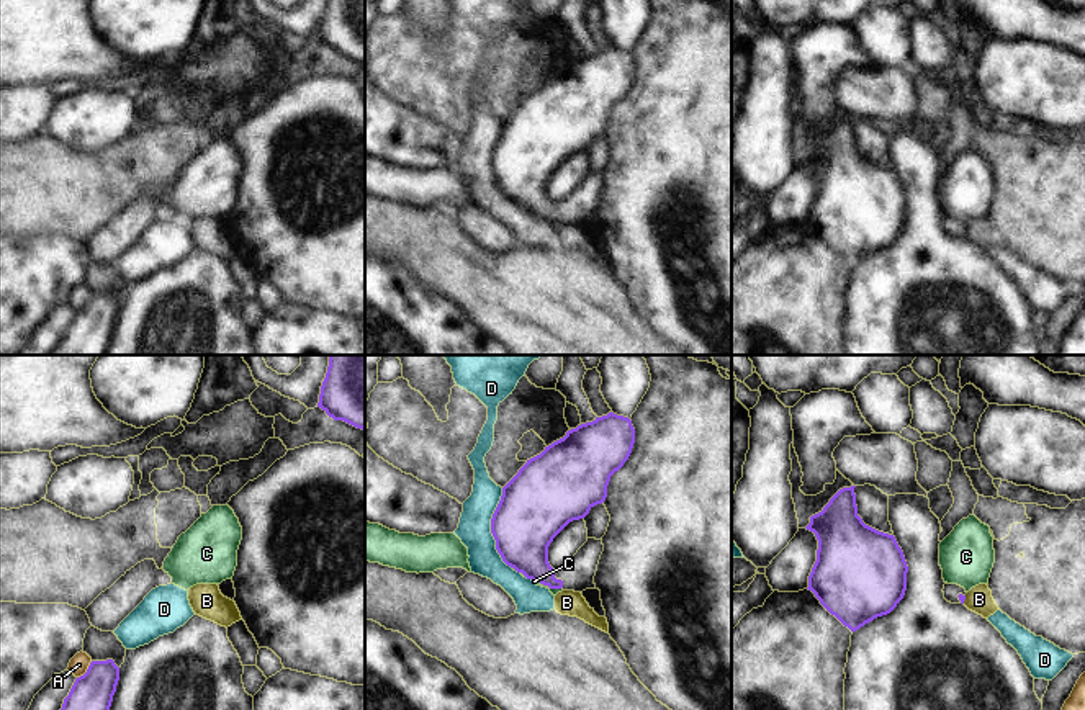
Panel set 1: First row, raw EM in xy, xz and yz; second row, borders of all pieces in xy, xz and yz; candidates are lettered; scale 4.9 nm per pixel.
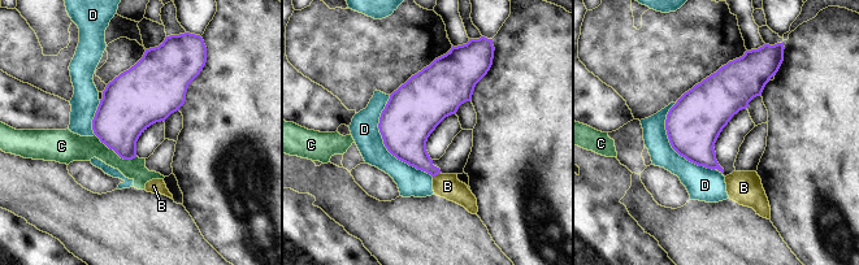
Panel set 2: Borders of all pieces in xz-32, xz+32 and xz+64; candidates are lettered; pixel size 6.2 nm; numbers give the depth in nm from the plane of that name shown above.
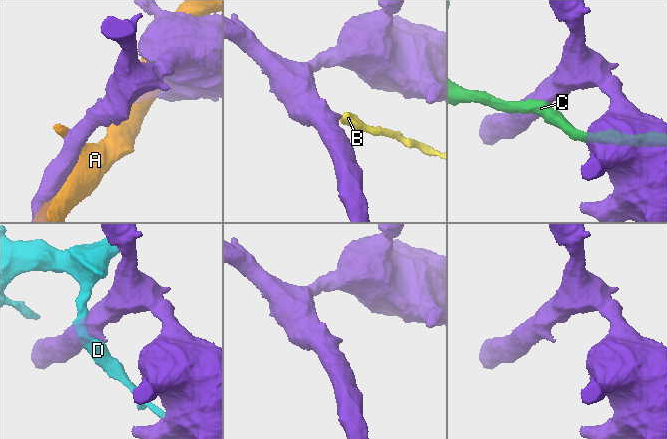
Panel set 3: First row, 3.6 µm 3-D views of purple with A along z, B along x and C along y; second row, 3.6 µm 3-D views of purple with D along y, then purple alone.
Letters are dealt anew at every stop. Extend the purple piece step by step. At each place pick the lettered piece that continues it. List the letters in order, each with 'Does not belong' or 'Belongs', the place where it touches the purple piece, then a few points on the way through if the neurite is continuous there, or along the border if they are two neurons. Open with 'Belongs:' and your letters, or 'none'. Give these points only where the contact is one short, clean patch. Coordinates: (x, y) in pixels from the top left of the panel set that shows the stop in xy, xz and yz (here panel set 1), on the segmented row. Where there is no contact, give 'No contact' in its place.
Belongs: none
A: Does not belong. Touches purple at xy (87, 671)
B: Does not belong. Touches purple at yz (964, 599). Boundary: yz (966, 596), (963, 602)
C: Does not belong. Touches purple at xz (547, 584)
D: Does not belong. Touches purple at xz (491, 529).

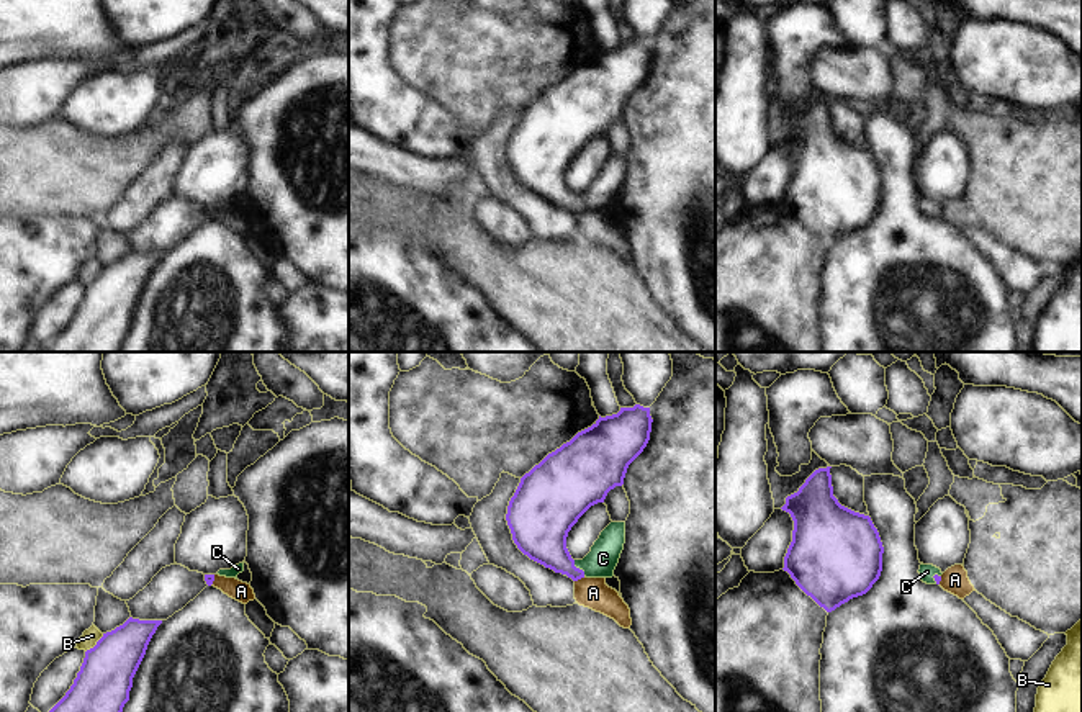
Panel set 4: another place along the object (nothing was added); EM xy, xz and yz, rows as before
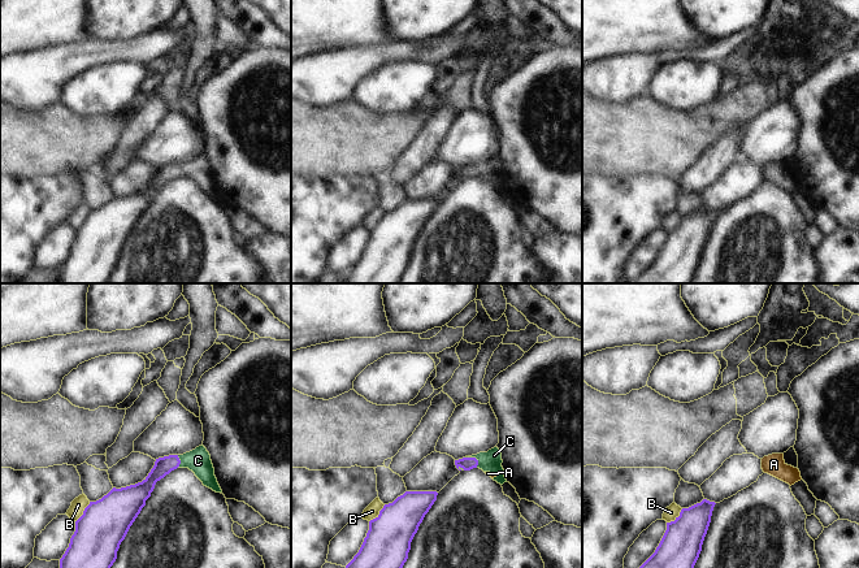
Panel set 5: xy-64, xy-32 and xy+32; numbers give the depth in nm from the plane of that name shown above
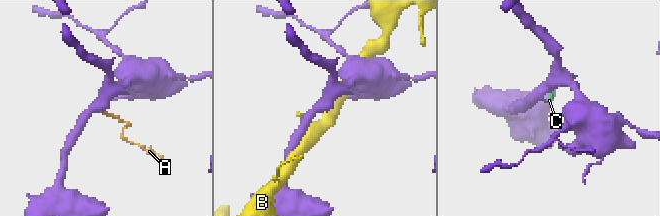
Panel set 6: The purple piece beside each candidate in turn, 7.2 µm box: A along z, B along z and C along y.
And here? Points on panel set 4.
Belongs: C
A: Does not belong. Touches purple at xz (580, 578). Boundary: xz (585, 576), (575, 581)
B: Does not belong. Touches purple at xy (97, 644)
C: Belongs. Touches purple at xz (578, 568). Path across: xz (540, 534), (578, 568), (591, 567), (603, 558).

